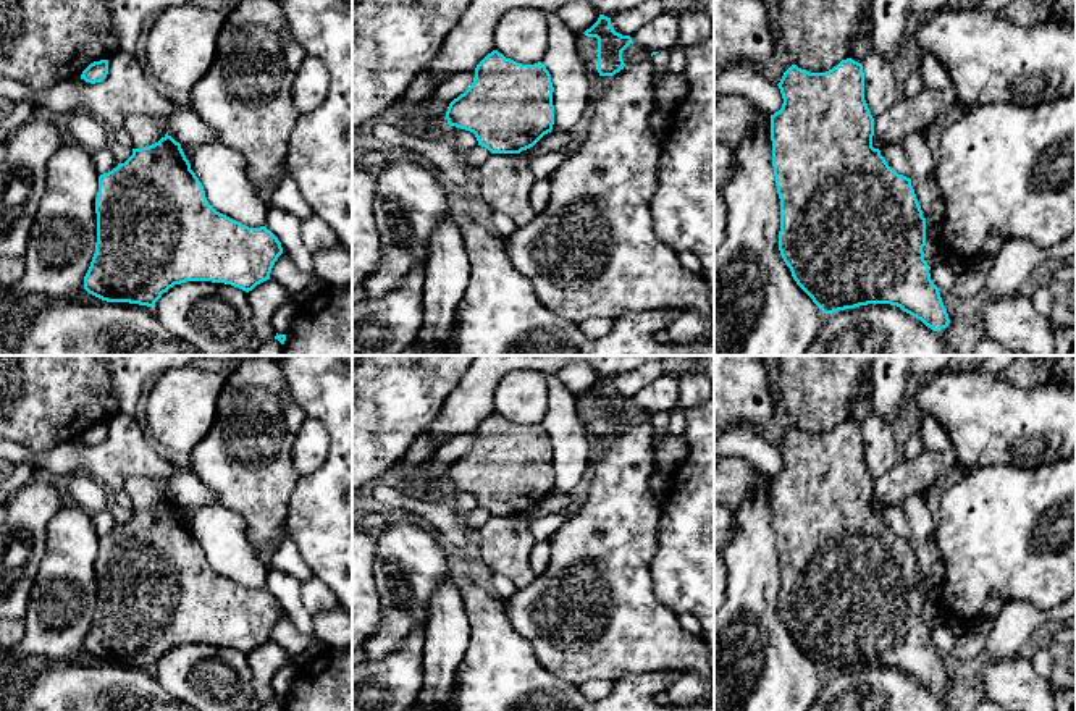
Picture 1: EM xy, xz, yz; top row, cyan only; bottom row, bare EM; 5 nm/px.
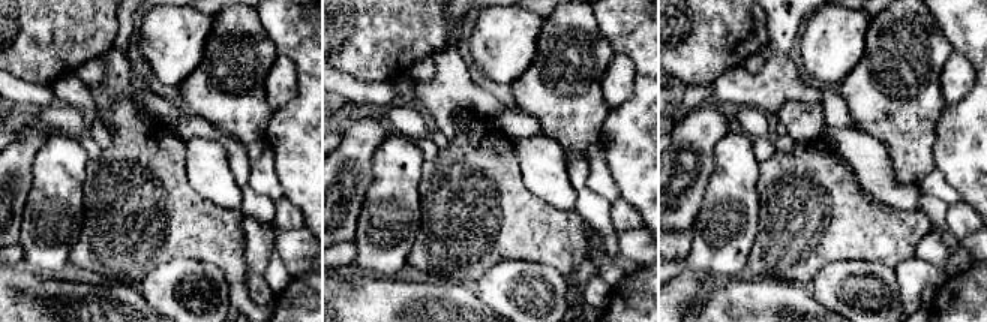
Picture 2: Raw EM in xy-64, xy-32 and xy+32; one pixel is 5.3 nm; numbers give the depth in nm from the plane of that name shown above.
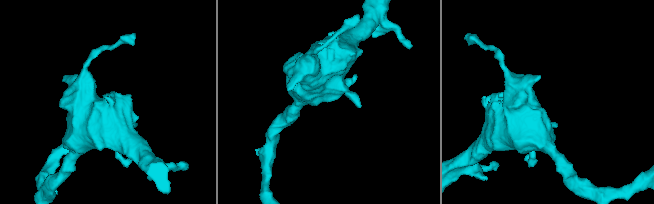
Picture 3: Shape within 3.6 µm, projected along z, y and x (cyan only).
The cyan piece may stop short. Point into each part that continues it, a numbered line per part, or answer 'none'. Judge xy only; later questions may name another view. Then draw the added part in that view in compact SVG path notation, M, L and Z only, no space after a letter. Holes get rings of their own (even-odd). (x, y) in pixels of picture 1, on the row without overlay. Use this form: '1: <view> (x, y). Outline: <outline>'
none

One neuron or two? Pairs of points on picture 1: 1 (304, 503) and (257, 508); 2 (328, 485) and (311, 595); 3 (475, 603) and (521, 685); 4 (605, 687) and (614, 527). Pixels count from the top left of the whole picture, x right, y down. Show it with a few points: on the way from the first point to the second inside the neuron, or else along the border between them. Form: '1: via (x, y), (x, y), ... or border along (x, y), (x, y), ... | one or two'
1: border along (301, 477), (290, 498), (285, 527) | two
2: border along (314, 576), (335, 595) | two
3: via (490, 624), (500, 664) | one
4: border along (613, 681), (585, 681), (577, 687) | two

